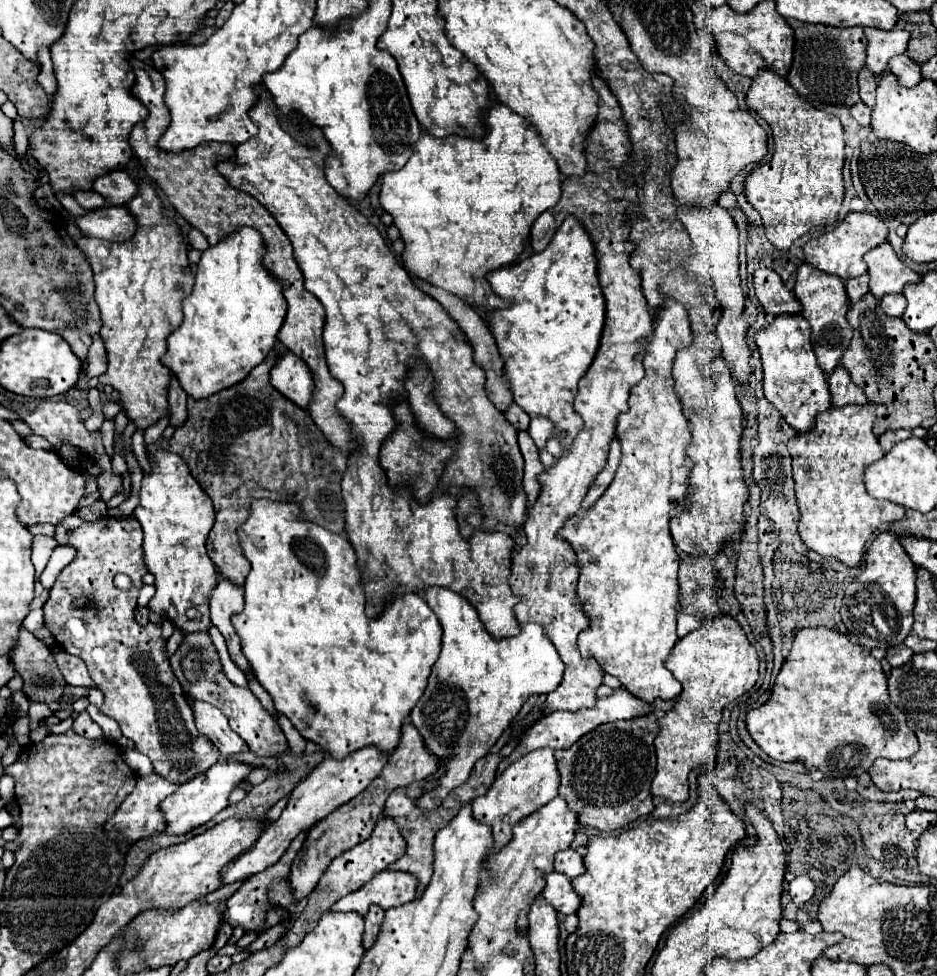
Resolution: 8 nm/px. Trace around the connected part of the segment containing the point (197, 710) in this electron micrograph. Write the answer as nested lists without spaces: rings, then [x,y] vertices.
[[[204,701],[194,703],[194,717],[196,717],[196,727],[198,731],[208,737],[218,751],[224,757],[232,757],[236,753],[248,751],[248,745],[242,741],[238,733],[234,733],[226,721],[226,717],[214,707]]]

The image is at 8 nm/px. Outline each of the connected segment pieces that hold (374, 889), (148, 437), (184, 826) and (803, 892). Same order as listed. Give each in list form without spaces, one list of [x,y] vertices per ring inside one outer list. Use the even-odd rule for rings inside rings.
[[[382,871],[378,877],[368,881],[358,891],[342,897],[332,905],[334,911],[346,913],[354,911],[366,917],[370,905],[378,905],[382,909],[392,909],[398,905],[404,905],[406,901],[412,901],[416,895],[416,877],[410,873],[398,873],[398,871]]]
[[[169,411],[164,417],[162,417],[162,419],[159,419],[154,425],[145,430],[144,441],[146,442],[146,446],[150,446],[153,442],[156,442],[162,436],[168,425]]]
[[[222,761],[222,763],[216,763],[212,769],[208,769],[206,773],[198,775],[196,779],[180,785],[170,797],[166,797],[166,801],[162,801],[162,811],[164,811],[164,817],[166,817],[164,833],[184,835],[184,833],[194,831],[200,825],[208,823],[216,813],[220,813],[226,807],[228,795],[232,793],[232,789],[240,781],[244,781],[244,777],[250,771],[252,771],[250,765],[234,763],[234,761]]]
[[[800,875],[800,877],[796,877],[796,879],[788,885],[788,893],[790,893],[792,903],[796,903],[796,905],[800,907],[800,905],[804,905],[806,901],[810,901],[810,899],[814,897],[816,885],[814,885],[814,881],[812,881],[810,877]]]

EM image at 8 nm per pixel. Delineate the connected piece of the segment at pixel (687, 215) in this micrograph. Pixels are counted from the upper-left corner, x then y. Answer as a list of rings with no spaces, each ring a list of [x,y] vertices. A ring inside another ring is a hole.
[[[714,205],[712,209],[700,209],[700,207],[678,207],[678,219],[686,227],[694,255],[684,263],[684,269],[690,271],[694,277],[706,279],[710,277],[716,287],[716,299],[722,307],[722,317],[718,321],[718,339],[722,345],[722,357],[732,367],[732,379],[736,385],[746,385],[750,379],[750,347],[746,343],[746,331],[748,323],[744,321],[744,307],[746,297],[740,287],[740,275],[738,275],[738,229],[734,219],[728,215],[726,209]]]

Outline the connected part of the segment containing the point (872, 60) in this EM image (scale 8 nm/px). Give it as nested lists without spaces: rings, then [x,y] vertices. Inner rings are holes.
[[[864,29],[864,35],[868,39],[868,59],[866,67],[874,75],[882,75],[886,71],[888,61],[894,55],[906,53],[906,45],[910,39],[910,33],[902,29],[890,29],[890,31],[880,31],[880,29]]]

